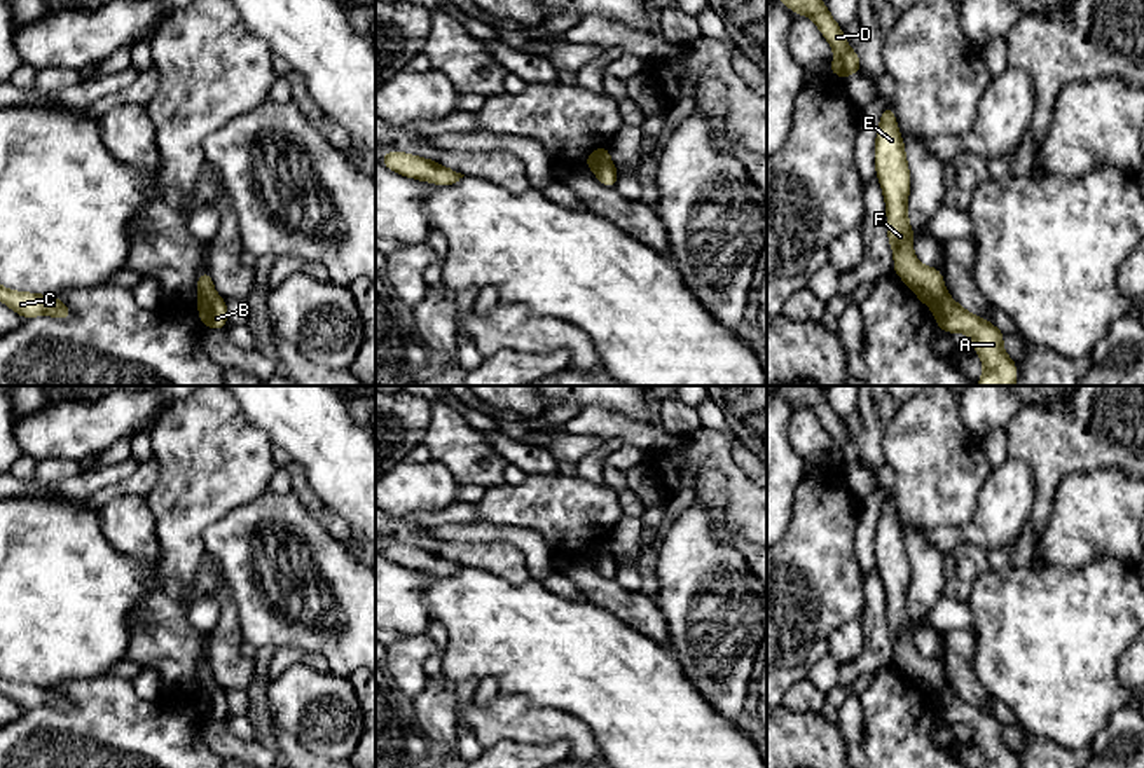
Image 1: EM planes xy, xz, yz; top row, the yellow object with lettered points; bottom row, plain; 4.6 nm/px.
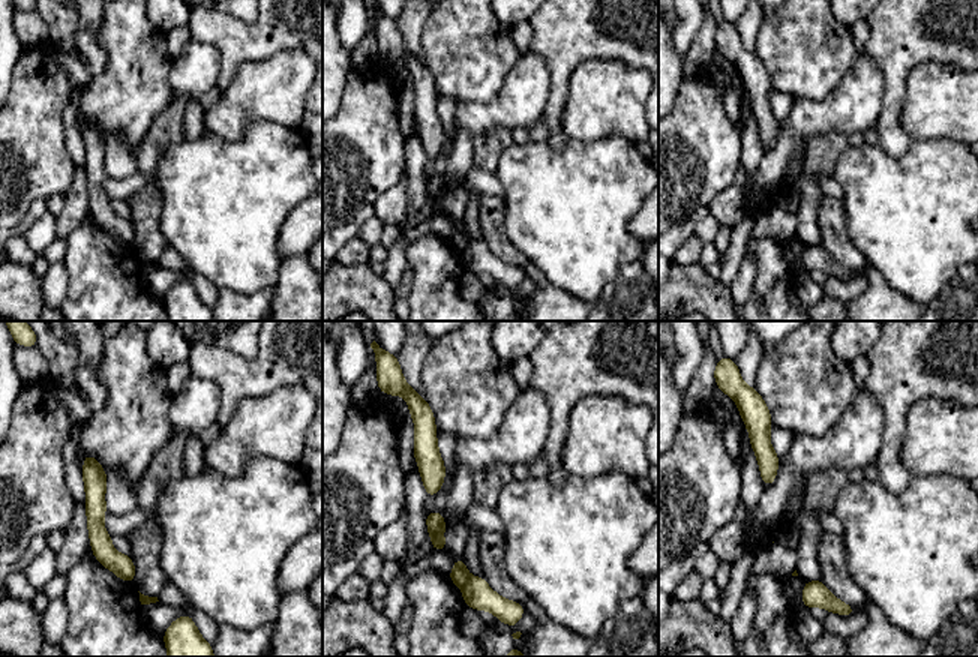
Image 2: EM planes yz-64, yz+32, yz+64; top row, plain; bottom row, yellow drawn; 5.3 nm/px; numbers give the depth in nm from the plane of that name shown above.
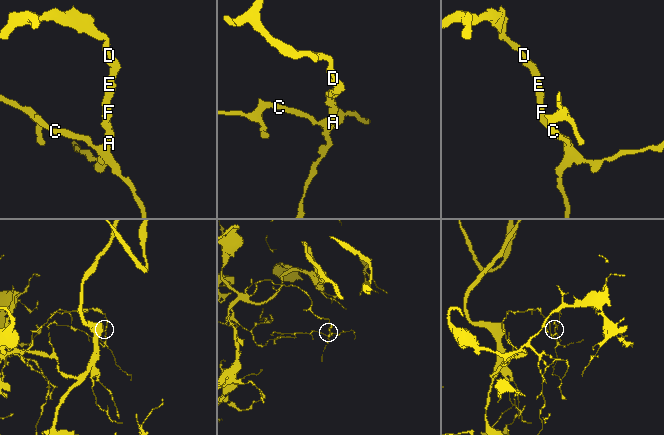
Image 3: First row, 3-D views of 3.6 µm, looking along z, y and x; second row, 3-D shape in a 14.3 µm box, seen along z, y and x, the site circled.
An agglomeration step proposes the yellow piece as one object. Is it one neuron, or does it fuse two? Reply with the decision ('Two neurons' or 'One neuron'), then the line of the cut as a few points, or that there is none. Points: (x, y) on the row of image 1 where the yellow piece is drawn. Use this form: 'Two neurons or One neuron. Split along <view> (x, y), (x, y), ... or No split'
Two neurons. Split along xz (610, 161), (592, 170)

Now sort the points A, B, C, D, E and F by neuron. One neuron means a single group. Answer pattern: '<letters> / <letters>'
A B C / D E F

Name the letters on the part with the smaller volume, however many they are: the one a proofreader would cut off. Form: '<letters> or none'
A, B, C

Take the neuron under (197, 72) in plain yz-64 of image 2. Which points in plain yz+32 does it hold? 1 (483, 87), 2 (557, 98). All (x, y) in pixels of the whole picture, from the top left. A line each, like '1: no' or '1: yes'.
1: no
2: no

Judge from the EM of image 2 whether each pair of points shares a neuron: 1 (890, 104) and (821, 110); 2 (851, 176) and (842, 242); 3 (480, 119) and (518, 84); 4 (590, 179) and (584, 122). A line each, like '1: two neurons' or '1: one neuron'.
1: two neurons
2: two neurons
3: one neuron
4: two neurons

